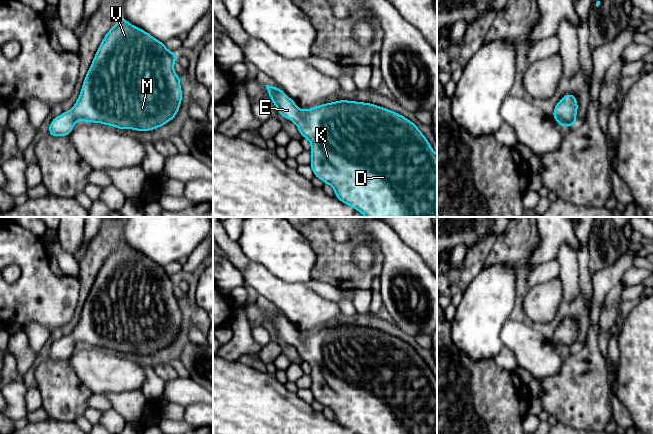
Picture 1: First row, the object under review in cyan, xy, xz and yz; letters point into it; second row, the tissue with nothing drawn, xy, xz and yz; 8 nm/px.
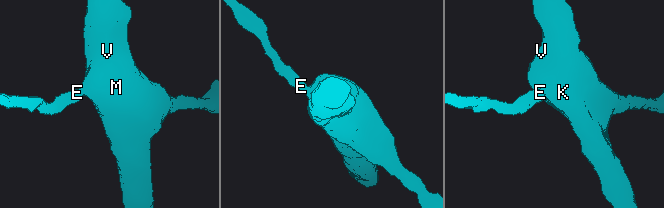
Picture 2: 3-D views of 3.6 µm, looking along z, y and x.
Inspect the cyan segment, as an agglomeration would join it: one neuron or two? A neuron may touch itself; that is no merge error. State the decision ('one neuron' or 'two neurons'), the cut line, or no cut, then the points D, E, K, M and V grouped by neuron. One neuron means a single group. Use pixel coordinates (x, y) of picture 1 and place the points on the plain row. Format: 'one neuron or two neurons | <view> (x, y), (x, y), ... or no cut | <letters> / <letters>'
one neuron | no cut | D E K M V

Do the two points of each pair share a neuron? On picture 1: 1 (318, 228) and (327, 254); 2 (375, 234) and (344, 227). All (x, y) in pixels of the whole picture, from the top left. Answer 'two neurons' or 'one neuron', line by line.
1: one neuron
2: one neuron

